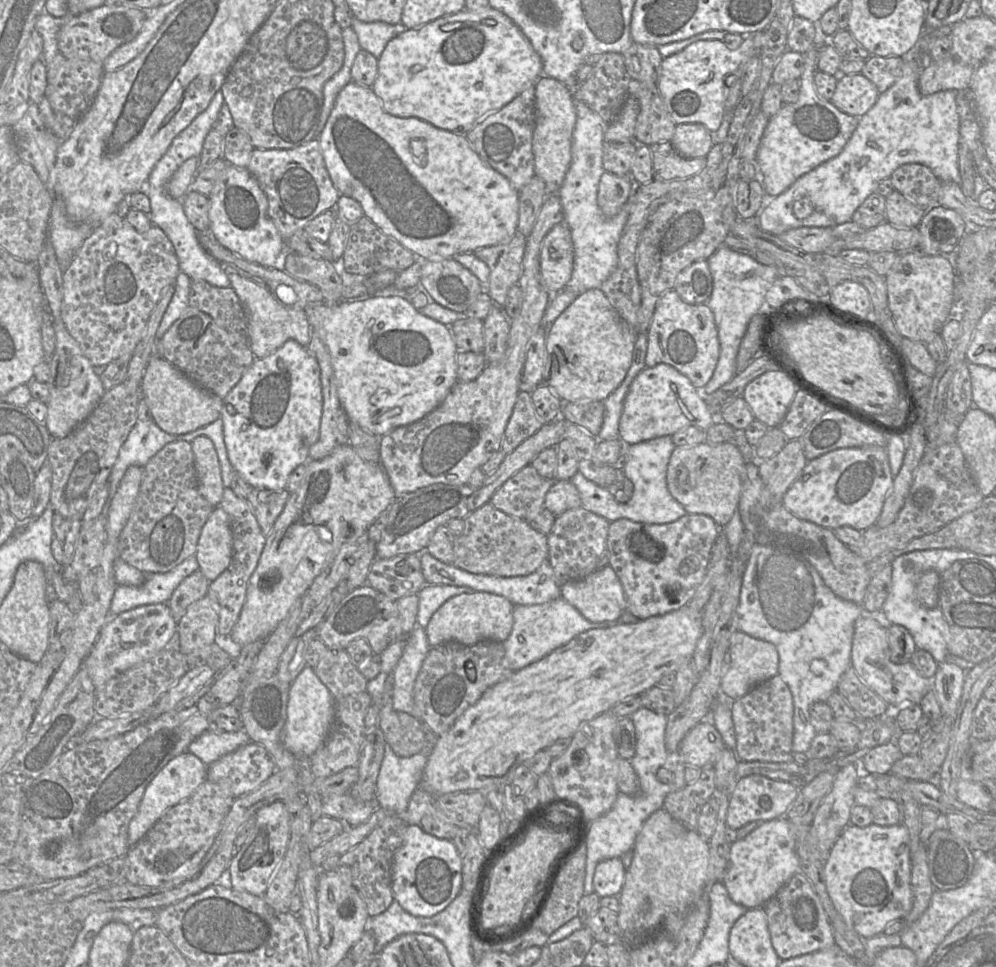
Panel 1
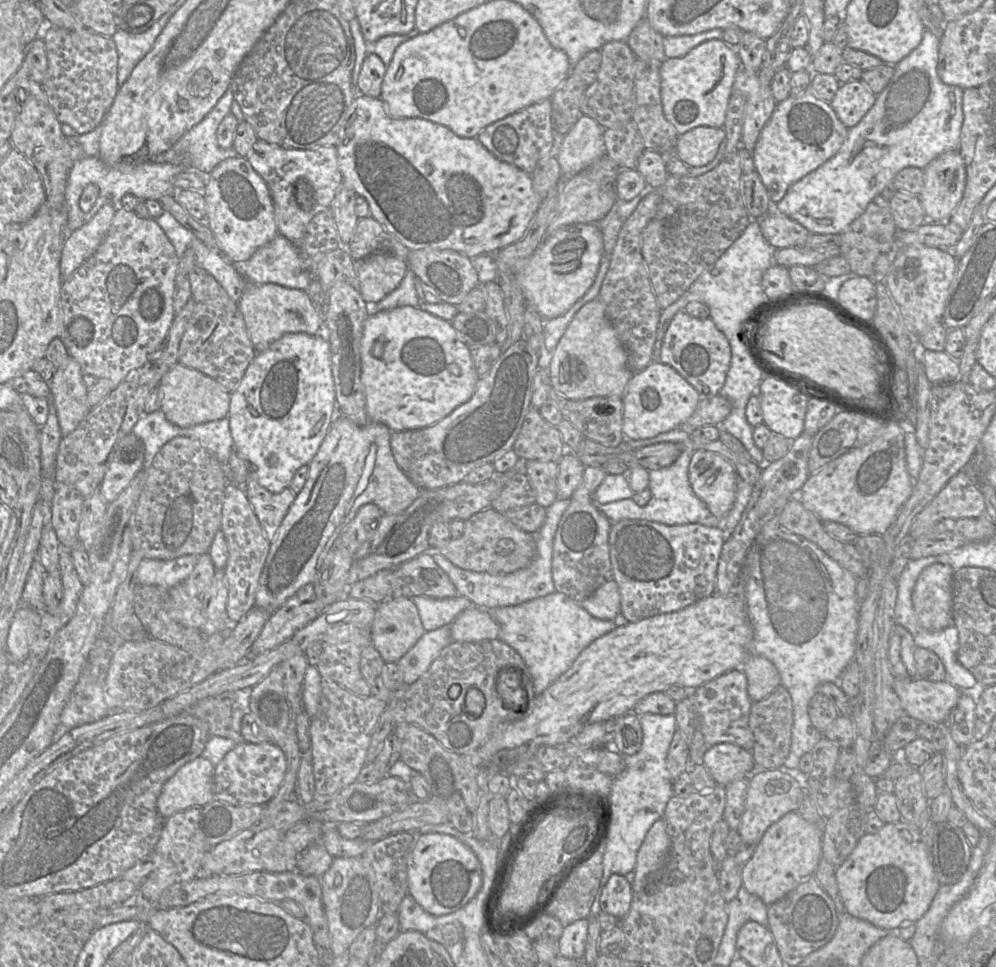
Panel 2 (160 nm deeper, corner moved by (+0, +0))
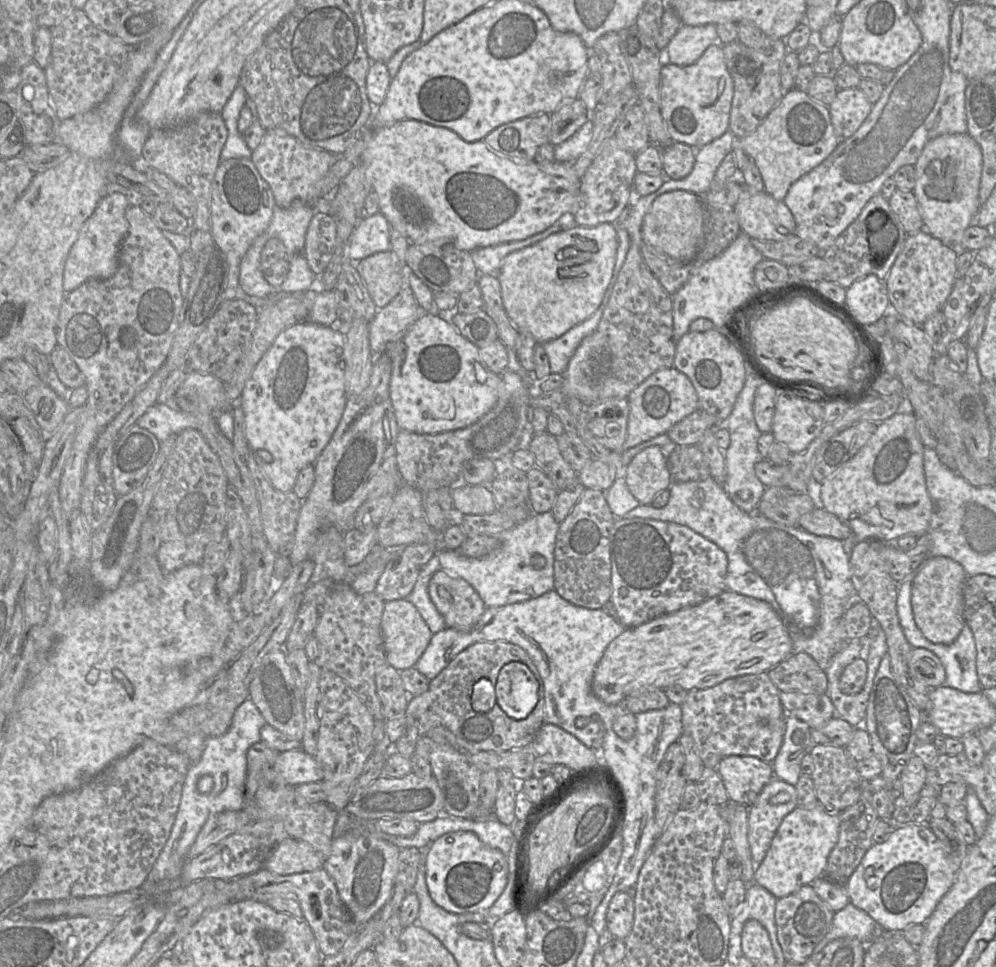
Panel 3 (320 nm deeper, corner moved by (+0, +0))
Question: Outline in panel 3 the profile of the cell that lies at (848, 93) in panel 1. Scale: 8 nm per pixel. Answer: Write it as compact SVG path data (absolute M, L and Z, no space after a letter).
M859 87L838 89L828 109L839 139L851 137L867 119L872 107L873 104Z

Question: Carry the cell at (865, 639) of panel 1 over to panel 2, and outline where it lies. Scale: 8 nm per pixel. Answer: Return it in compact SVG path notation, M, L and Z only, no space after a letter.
M919 677L896 679L894 691L908 716L935 725L946 722L964 692L946 681L932 682Z

